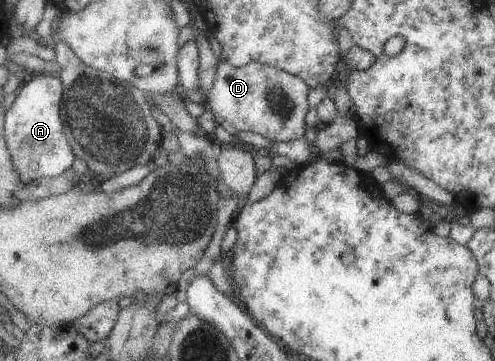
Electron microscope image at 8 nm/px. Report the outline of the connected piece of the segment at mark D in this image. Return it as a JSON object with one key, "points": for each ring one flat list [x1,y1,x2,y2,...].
{"points":[[223,60,218,64,215,80,211,90,205,96,205,105,213,113,217,124,223,126,227,136,236,136,238,132,249,130,272,141,294,141,305,136,307,132,306,114,309,110,309,86,301,78,280,71,274,66,251,61,248,65,235,68]]}

